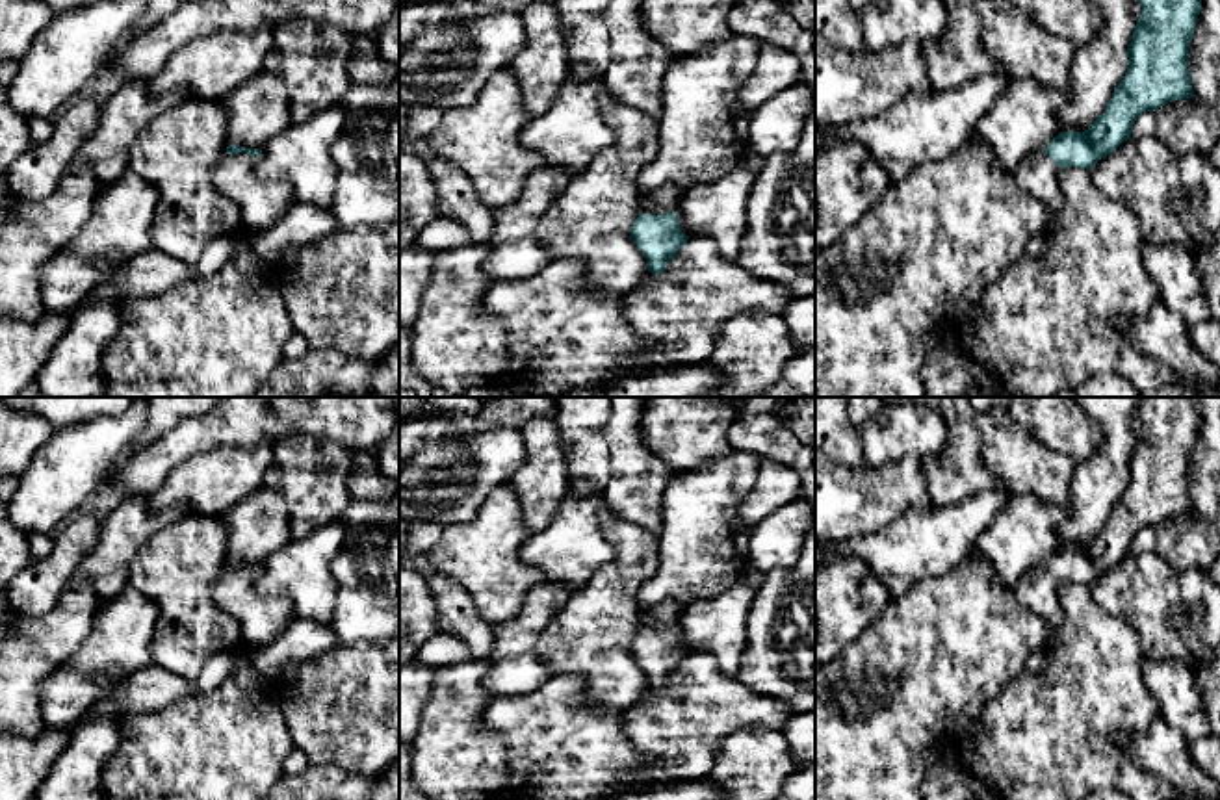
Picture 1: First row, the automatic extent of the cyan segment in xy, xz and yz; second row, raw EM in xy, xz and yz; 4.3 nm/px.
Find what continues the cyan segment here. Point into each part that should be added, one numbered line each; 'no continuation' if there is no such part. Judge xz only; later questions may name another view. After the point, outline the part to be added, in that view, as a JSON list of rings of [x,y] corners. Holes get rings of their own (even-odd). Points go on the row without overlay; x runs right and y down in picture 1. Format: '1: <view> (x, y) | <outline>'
1: xz (665, 615) | [[[670,600],[663,601],[661,605],[654,607],[648,613],[641,613],[639,624],[641,629],[668,629],[676,627],[678,616],[683,611],[685,603],[674,603]]]

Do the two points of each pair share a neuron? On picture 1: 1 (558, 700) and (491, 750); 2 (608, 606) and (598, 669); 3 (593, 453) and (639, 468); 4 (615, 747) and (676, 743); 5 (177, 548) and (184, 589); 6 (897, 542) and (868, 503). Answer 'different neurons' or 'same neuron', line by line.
1: different neurons
2: same neuron
3: different neurons
4: different neurons
5: same neuron
6: different neurons

